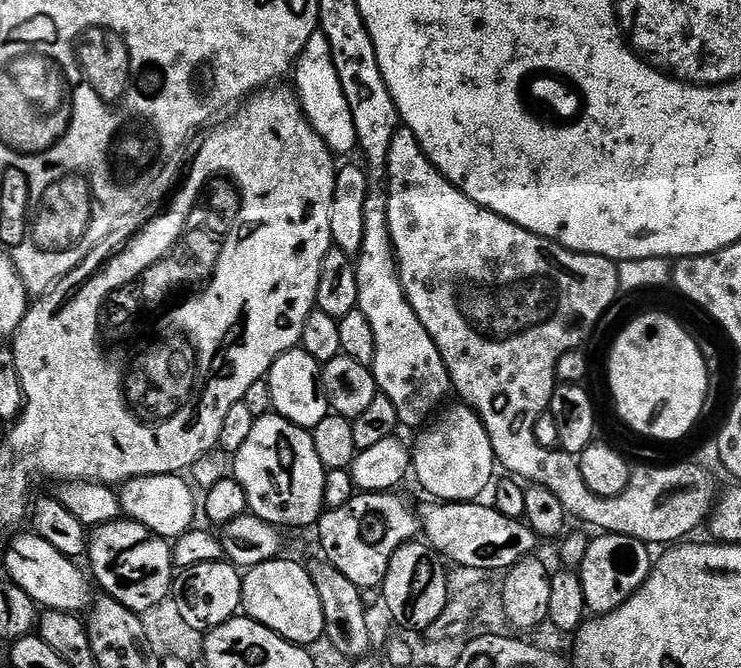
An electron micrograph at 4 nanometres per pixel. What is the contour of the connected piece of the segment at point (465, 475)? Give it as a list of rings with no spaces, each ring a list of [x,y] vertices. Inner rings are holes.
[[[467,406],[459,407],[450,409],[448,413],[445,411],[435,422],[429,423],[419,433],[421,436],[416,440],[416,448],[414,444],[411,449],[414,476],[432,495],[429,497],[453,504],[479,501],[483,497],[480,495],[483,492],[485,495],[491,485],[498,464],[488,435],[475,412]]]

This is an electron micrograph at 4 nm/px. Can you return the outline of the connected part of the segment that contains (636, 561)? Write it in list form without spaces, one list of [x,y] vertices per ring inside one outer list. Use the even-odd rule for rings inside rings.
[[[606,532],[593,535],[588,542],[586,558],[582,558],[578,569],[587,611],[592,614],[603,614],[612,612],[615,608],[620,608],[621,605],[626,603],[648,580],[648,575],[652,572],[654,556],[651,556],[648,552],[651,552],[649,545],[644,544],[638,538],[626,538],[626,534]]]

